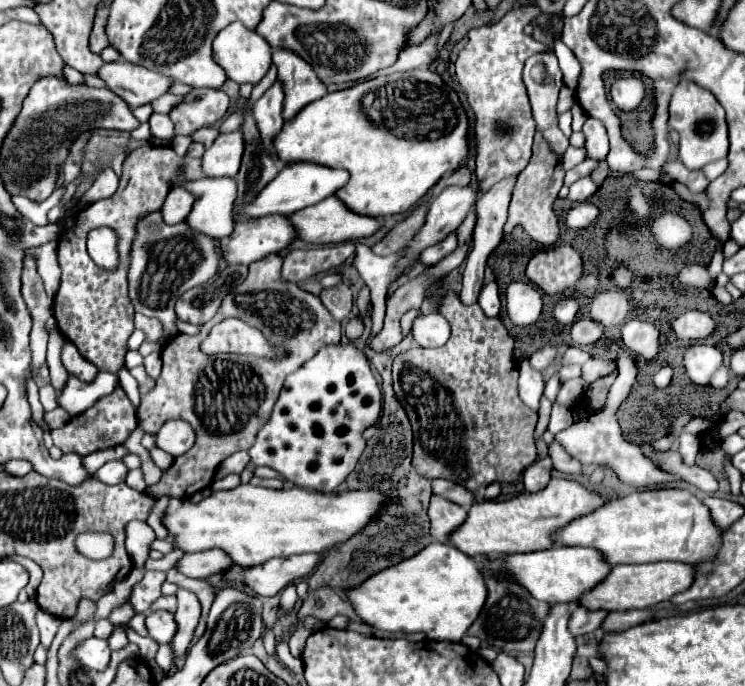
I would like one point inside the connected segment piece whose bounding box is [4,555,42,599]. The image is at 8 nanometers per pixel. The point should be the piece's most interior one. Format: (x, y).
(35, 572)

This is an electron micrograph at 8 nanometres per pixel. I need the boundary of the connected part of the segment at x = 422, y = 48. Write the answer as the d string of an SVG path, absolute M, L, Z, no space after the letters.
M432 33L432 37L426 37L422 43L406 47L400 53L398 61L392 67L380 71L380 75L412 71L412 69L428 69L436 61L436 53L438 53L438 33Z

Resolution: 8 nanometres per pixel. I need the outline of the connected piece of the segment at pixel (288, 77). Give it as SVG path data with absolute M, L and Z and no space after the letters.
M276 49L272 57L278 69L278 81L284 89L284 121L290 121L304 109L308 103L326 95L324 83L312 73L312 67L296 53L284 53L284 49Z

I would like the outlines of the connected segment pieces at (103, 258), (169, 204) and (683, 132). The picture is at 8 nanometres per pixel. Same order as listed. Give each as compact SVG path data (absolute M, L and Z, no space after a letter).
M96 227L88 233L88 253L92 261L106 269L114 271L120 265L120 255L118 255L118 235L110 227Z
M172 189L172 193L168 193L166 197L166 203L164 203L164 209L162 209L162 215L164 215L164 221L168 221L168 225L176 225L180 221L184 221L190 211L192 211L192 205L194 205L194 195L186 189Z
M682 79L672 91L668 115L670 115L668 119L670 129L678 131L680 135L680 161L688 169L702 169L704 165L708 165L708 161L726 157L728 127L724 119L724 109L708 89L696 85L694 81Z

